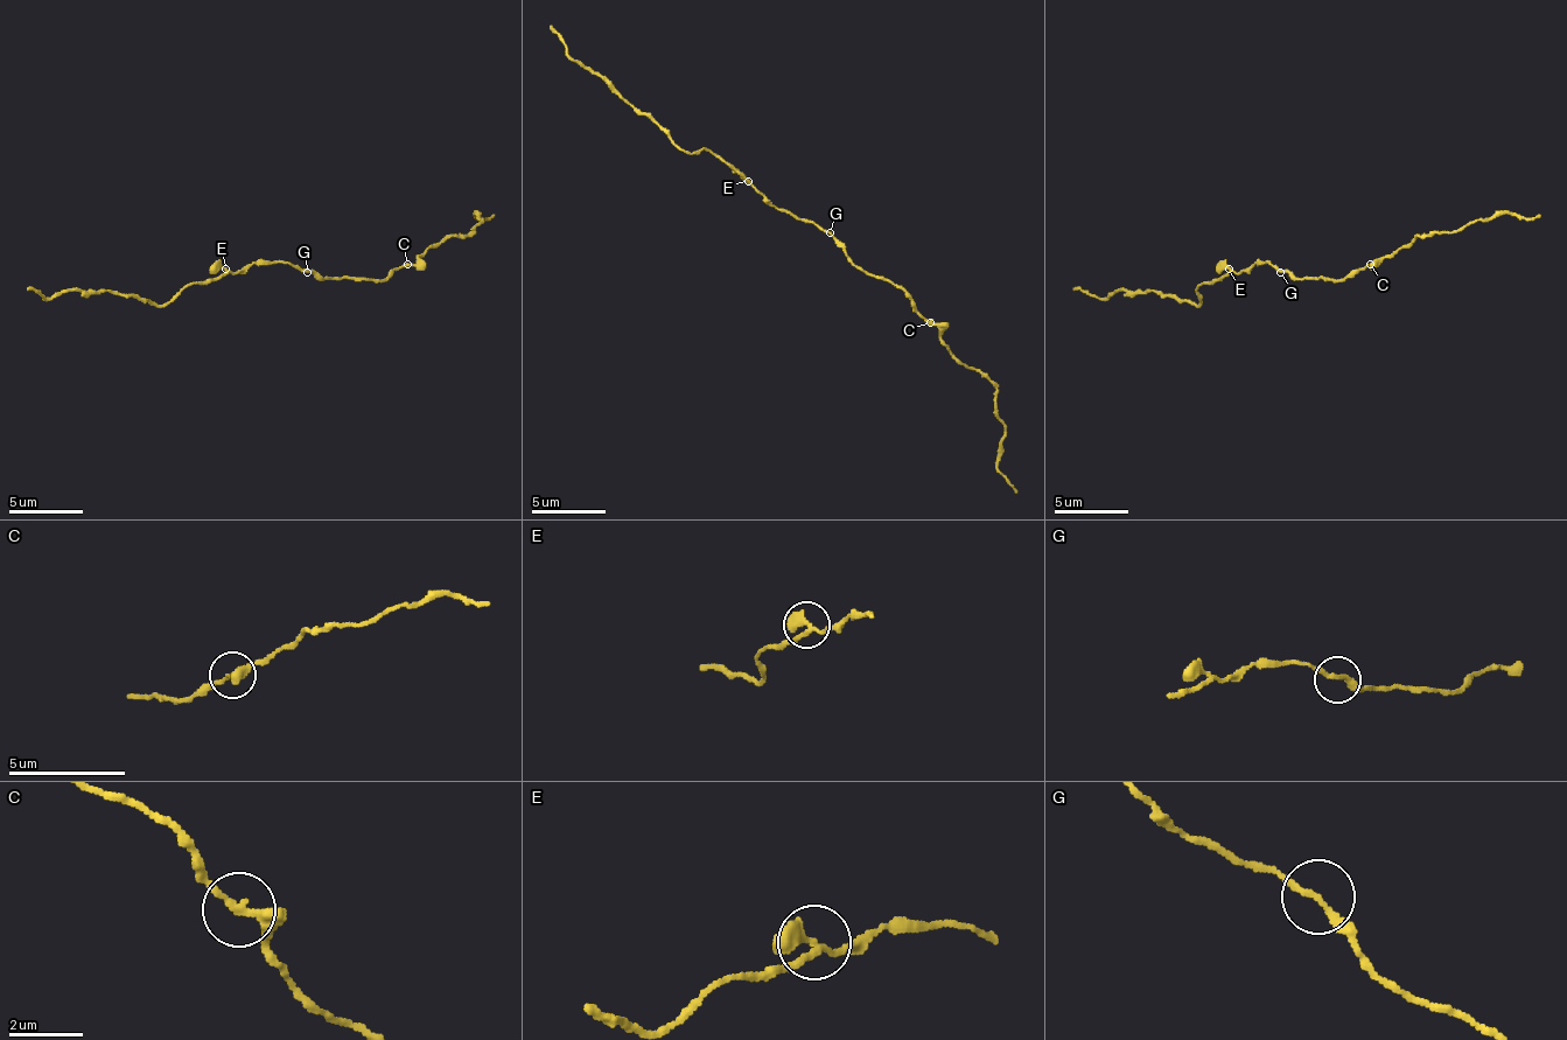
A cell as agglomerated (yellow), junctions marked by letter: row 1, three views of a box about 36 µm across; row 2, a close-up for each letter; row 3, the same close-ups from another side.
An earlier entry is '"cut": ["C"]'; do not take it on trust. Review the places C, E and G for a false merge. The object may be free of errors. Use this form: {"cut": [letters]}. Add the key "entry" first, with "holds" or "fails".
{"entry": "fails", "cut": []}

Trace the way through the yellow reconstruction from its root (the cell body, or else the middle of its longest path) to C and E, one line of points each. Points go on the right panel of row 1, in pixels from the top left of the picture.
C: (1280, 269), (1288, 269), (1295, 277), (1343, 280), (1370, 265)
E: (1280, 269), (1270, 262), (1254, 262), (1236, 272), (1229, 269)

